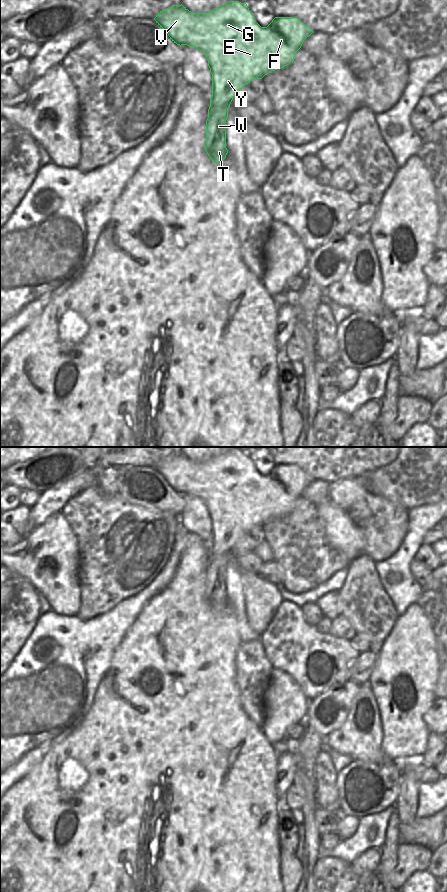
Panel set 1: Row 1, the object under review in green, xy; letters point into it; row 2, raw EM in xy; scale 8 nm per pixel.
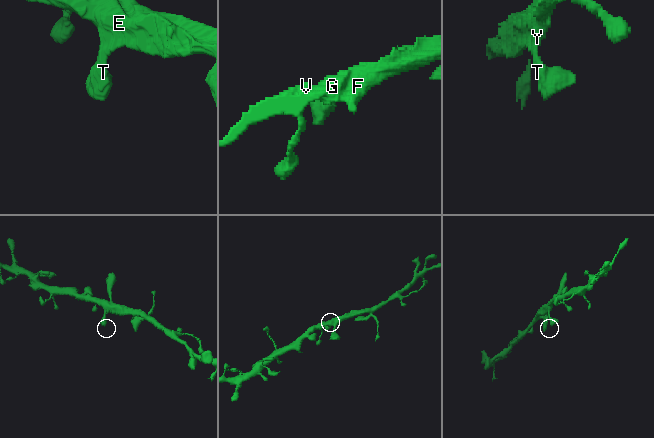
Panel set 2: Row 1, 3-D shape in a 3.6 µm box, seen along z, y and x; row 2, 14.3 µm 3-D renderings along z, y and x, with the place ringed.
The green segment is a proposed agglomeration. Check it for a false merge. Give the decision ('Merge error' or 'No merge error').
No merge error

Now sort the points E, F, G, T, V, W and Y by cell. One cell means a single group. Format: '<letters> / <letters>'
E F G T V W Y

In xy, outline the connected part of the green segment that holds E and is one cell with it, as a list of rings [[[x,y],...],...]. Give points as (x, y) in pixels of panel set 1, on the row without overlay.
[[[229,449],[207,461],[193,461],[181,453],[173,453],[160,459],[154,466],[156,471],[177,493],[187,493],[199,497],[207,506],[212,522],[212,544],[206,568],[206,588],[204,596],[212,609],[221,611],[228,601],[226,596],[226,568],[228,556],[234,544],[253,527],[262,527],[271,519],[289,513],[304,488],[314,479],[297,465],[275,465],[267,475],[261,475],[246,451]]]

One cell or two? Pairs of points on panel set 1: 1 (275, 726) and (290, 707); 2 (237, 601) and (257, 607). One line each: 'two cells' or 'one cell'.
1: one cell
2: two cells

